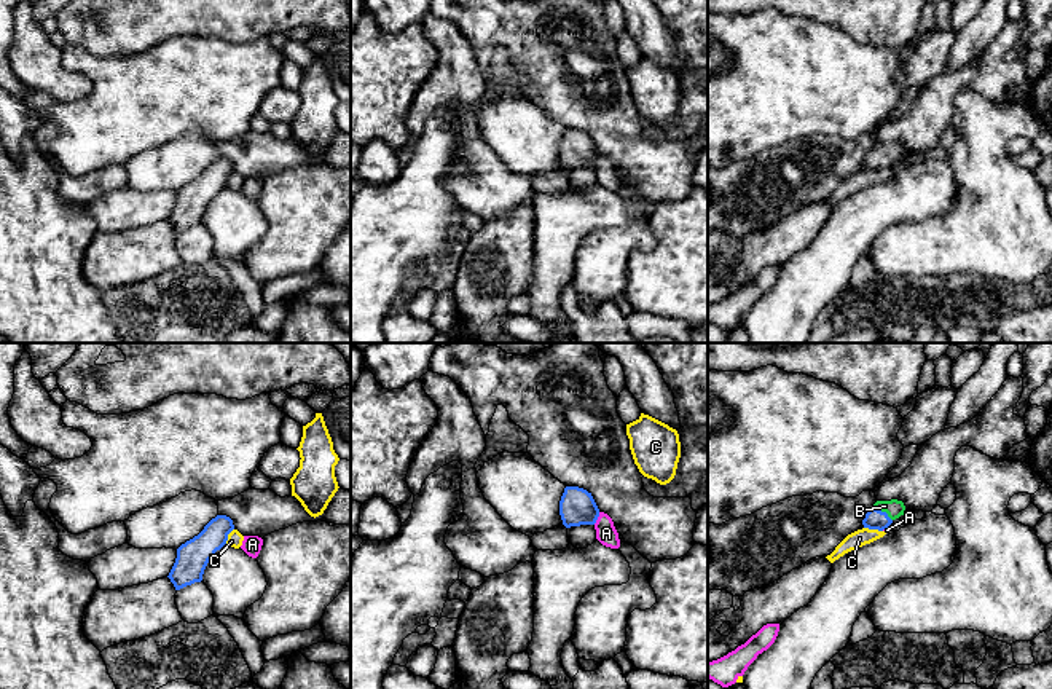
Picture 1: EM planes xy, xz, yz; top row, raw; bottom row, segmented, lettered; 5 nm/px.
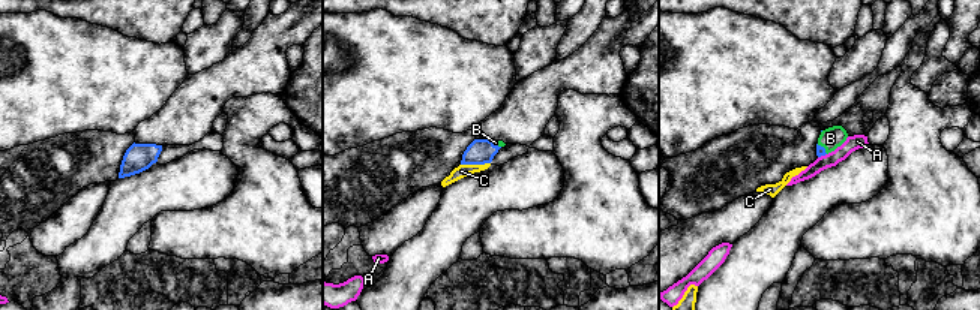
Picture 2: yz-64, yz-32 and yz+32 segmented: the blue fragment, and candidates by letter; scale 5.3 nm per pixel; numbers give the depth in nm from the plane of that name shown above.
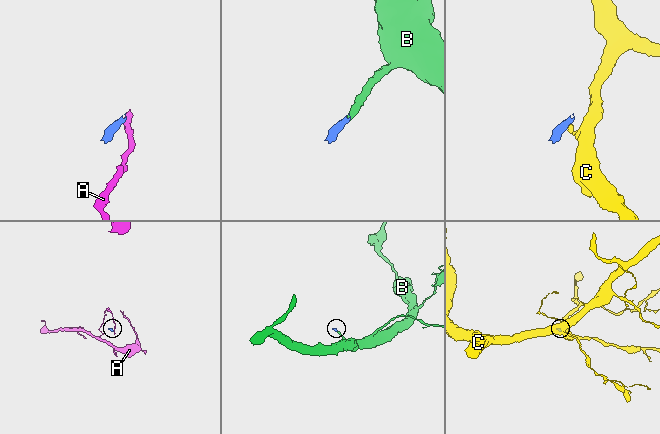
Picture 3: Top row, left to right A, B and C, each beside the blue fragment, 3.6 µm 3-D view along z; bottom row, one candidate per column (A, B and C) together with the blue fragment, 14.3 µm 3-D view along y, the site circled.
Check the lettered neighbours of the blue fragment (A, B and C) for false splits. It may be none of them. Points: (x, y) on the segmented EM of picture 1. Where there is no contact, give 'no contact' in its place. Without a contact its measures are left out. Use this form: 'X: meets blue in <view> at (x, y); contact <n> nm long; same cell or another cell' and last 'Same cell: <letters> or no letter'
A: meets blue in xz at (596, 519); contact 70 nm long; another cell
B: meets blue in yz at (883, 512); contact 120 nm long; same cell
C: meets blue in yz at (874, 528); contact 100 nm long; another cell
Same cell: B

